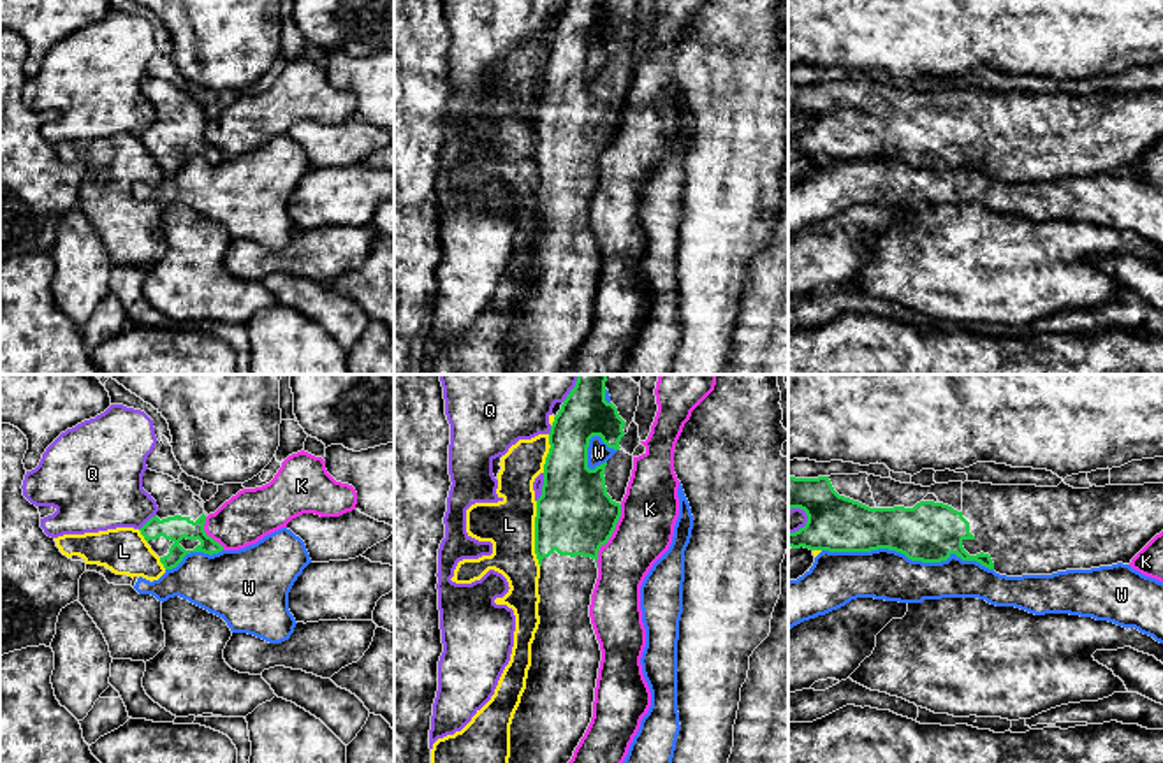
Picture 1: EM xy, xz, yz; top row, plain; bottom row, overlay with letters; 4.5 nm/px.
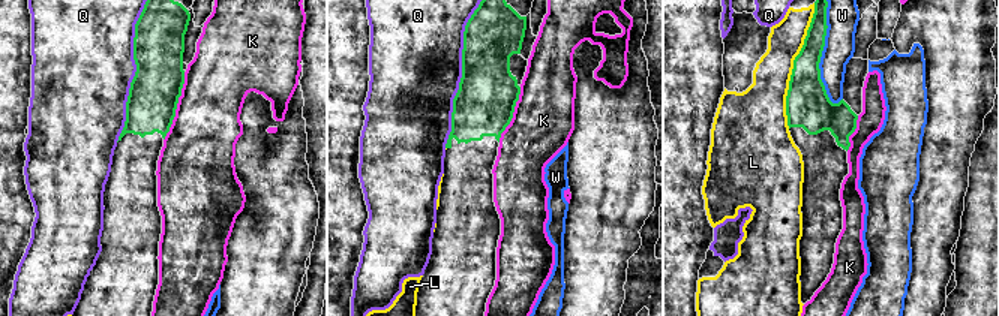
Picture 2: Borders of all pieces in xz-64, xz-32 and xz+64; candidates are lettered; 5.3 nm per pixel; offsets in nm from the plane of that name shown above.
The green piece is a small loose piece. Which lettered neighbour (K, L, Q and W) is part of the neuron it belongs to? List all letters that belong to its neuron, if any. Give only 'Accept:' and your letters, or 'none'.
Accept: none

